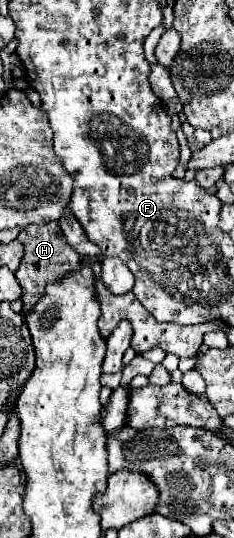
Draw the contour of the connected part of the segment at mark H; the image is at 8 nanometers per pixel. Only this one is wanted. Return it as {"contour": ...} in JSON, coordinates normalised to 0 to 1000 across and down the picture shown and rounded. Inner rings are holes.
{"contour":[[[239,411],[120,418],[85,429],[77,444],[103,455],[103,478],[68,504],[68,519],[103,537],[103,545],[94,545],[94,559],[103,559],[94,582],[103,582],[103,578],[128,578],[128,571],[171,556],[171,548],[188,541],[188,526],[222,522],[222,519],[256,519],[265,511],[282,511],[291,504],[316,504],[333,496],[342,474],[308,459],[291,459],[291,448],[274,444],[274,433],[256,429],[256,418]]]}

